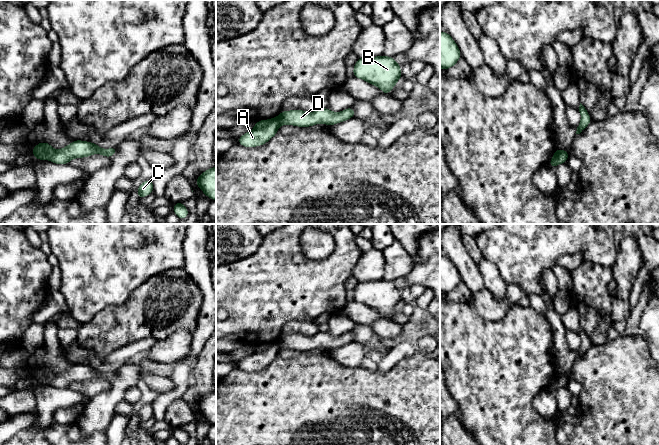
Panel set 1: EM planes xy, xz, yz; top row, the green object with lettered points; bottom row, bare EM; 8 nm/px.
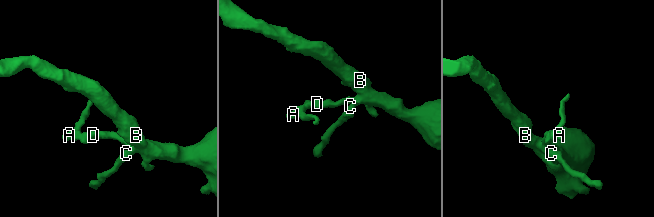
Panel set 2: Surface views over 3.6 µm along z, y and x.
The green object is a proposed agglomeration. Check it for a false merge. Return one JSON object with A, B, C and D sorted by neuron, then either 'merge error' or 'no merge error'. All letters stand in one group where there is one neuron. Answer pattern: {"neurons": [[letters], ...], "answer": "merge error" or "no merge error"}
{"neurons": [["A", "B", "C", "D"]], "answer": "no merge error"}

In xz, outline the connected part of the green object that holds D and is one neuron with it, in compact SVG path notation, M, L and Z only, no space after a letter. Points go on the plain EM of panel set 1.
M349 331L335 337L328 332L318 332L312 337L300 333L282 335L276 342L259 344L254 352L238 362L238 368L252 372L267 367L278 357L280 349L294 349L297 351L310 351L315 348L335 349L355 341L355 334Z

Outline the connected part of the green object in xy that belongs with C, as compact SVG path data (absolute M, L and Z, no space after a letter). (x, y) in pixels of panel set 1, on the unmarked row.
M152 403L144 405L137 413L137 422L146 421L153 417Z

